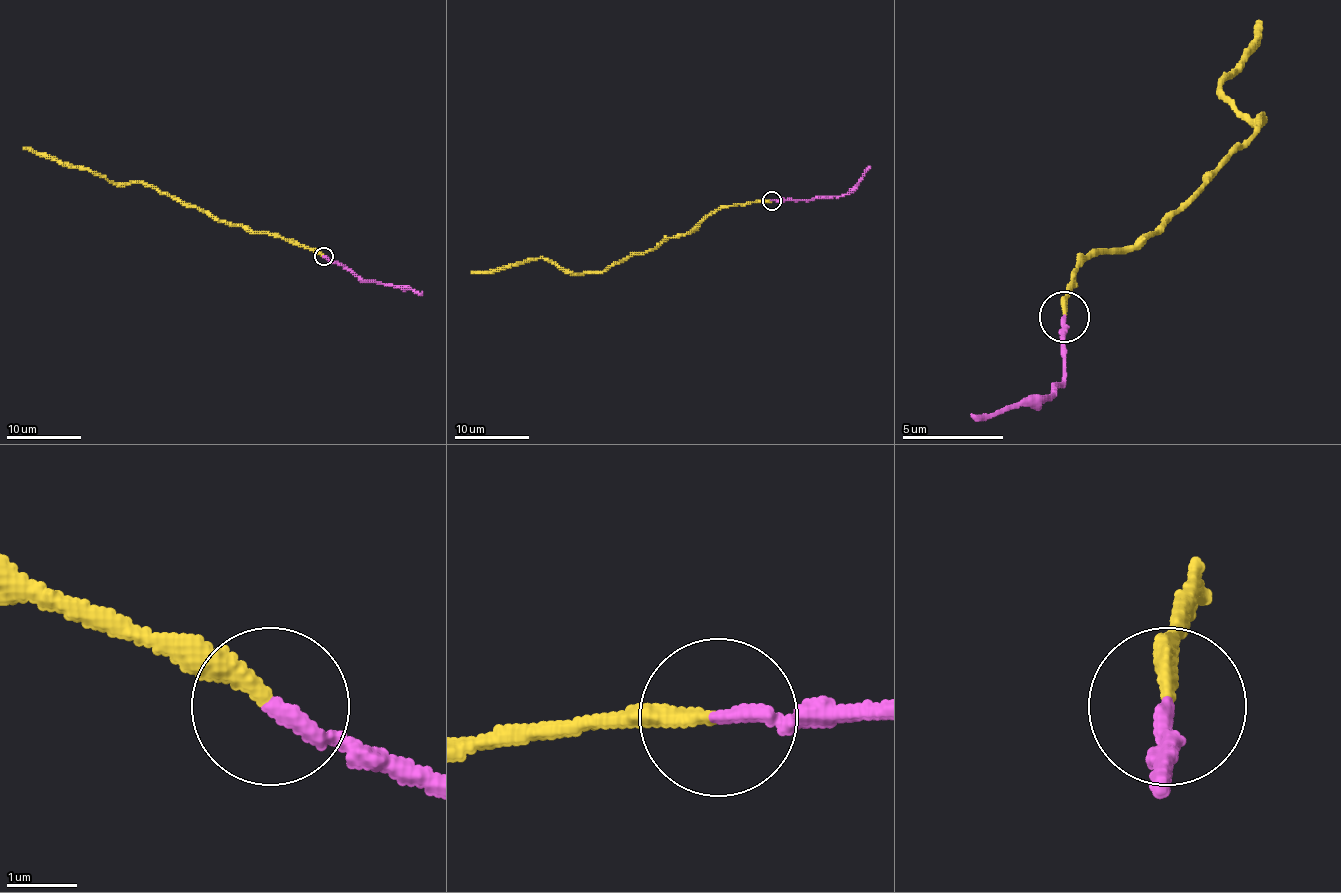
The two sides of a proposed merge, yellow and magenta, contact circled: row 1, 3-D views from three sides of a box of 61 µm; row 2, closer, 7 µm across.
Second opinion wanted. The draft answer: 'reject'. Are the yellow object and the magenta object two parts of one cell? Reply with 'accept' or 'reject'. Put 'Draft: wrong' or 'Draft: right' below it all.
accept
Draft: wrong

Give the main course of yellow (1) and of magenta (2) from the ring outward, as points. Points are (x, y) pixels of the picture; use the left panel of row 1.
1: (323, 256), (216, 220), (205, 211), (186, 207), (141, 183), (109, 183), (100, 175), (40, 156), (23, 147)
2: (323, 256), (345, 265), (364, 280), (422, 291)

